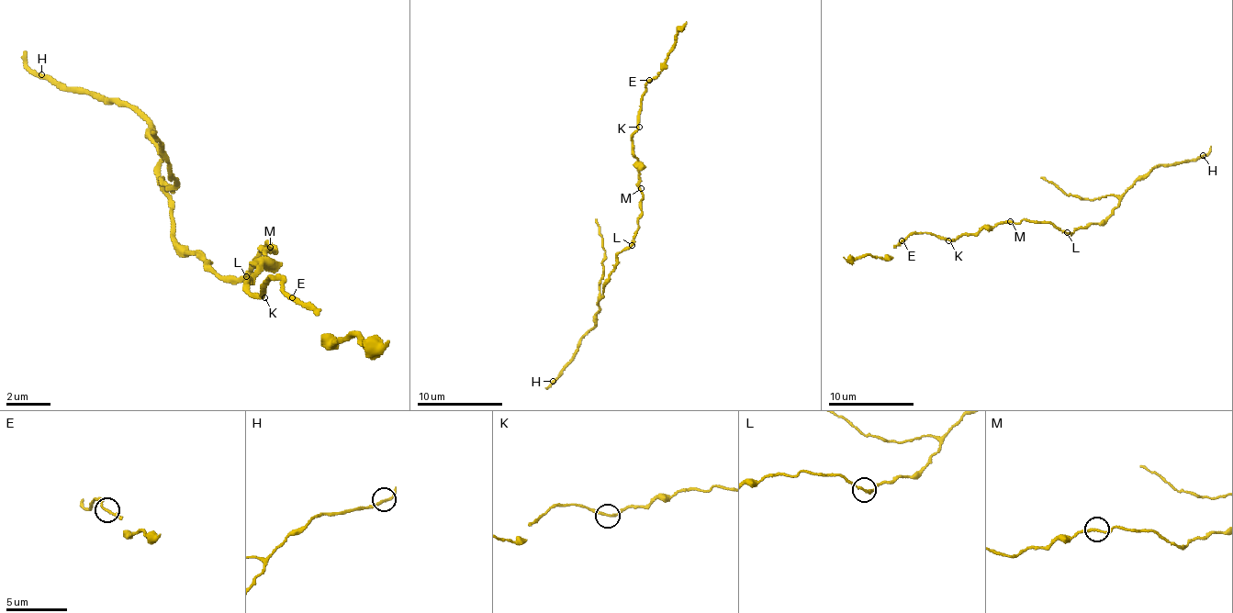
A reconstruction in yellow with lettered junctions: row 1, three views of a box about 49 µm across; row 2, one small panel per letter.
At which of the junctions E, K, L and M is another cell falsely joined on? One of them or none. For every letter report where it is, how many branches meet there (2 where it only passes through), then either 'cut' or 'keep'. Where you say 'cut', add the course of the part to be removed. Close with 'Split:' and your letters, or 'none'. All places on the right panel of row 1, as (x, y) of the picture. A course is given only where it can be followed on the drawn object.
E: (902, 240) | 2 | keep
K: (948, 240) | 2 | keep
L: (1067, 232) | 2 | keep
M: (1010, 221) | 2 | keep
Split: none

